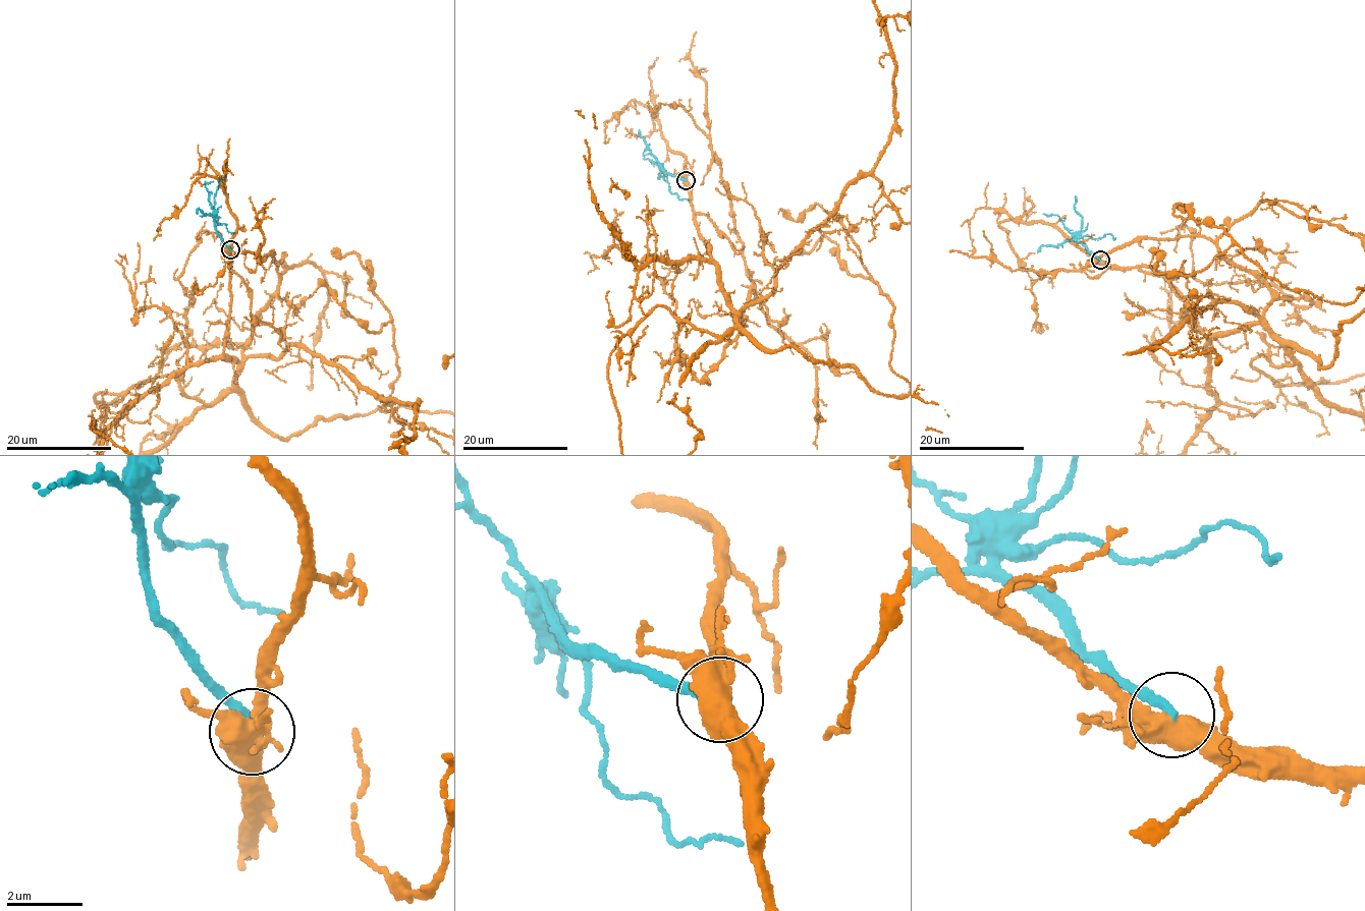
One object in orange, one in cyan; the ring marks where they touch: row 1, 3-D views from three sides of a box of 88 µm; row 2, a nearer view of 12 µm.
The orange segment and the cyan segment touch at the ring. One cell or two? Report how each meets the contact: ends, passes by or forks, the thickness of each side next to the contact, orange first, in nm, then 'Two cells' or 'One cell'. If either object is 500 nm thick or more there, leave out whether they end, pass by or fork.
Thickness 500 nm (orange) against 300 nm. Two cells

